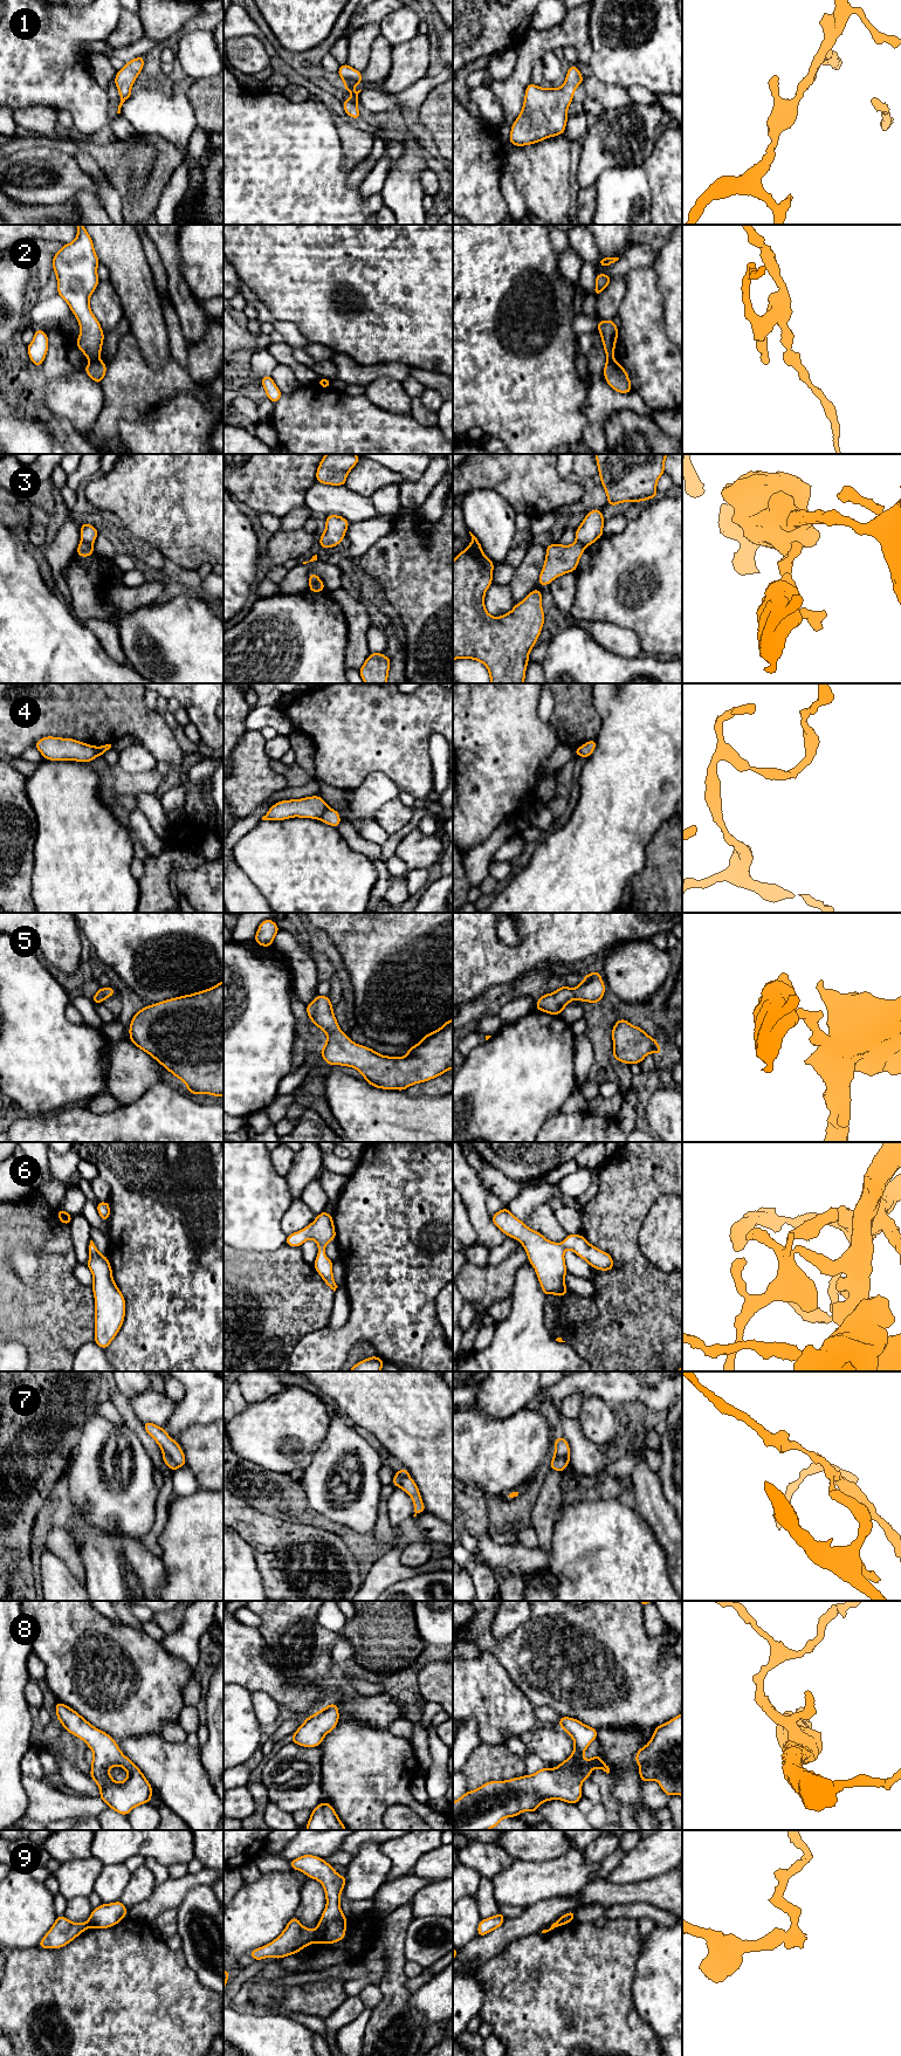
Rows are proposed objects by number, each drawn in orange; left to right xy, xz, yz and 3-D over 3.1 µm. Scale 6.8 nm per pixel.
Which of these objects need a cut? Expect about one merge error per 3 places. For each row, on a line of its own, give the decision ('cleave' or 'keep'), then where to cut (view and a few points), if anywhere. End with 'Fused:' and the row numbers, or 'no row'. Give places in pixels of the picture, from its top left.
1: keep; no cut
2: cleave; cut in xy along (97, 358), (90, 362)
3: cleave; cut in xy along (81, 541), (93, 547)
4: cleave; cut in xz along (328, 808), (318, 818)
5: keep; no cut
6: keep; no cut
7: cleave; cut in xy along (163, 1455), (166, 1455), (179, 1466)
8: keep; no cut
9: cleave; cut in xz along (315, 1931), (311, 1941)
Fused: 2, 3, 4, 7, 9

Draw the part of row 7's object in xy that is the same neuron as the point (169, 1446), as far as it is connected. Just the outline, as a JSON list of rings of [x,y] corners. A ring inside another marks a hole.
[[[144,1422],[143,1428],[157,1442],[163,1456],[168,1456],[179,1466],[186,1466],[186,1459],[183,1449],[167,1435],[165,1428],[159,1428],[151,1422]]]

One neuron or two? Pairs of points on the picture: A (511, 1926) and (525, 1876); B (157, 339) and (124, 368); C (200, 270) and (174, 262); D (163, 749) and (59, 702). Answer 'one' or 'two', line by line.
A: two
B: two
C: two
D: one

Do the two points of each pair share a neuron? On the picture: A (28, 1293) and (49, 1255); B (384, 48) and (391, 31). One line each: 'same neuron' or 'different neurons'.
A: same neuron
B: different neurons

